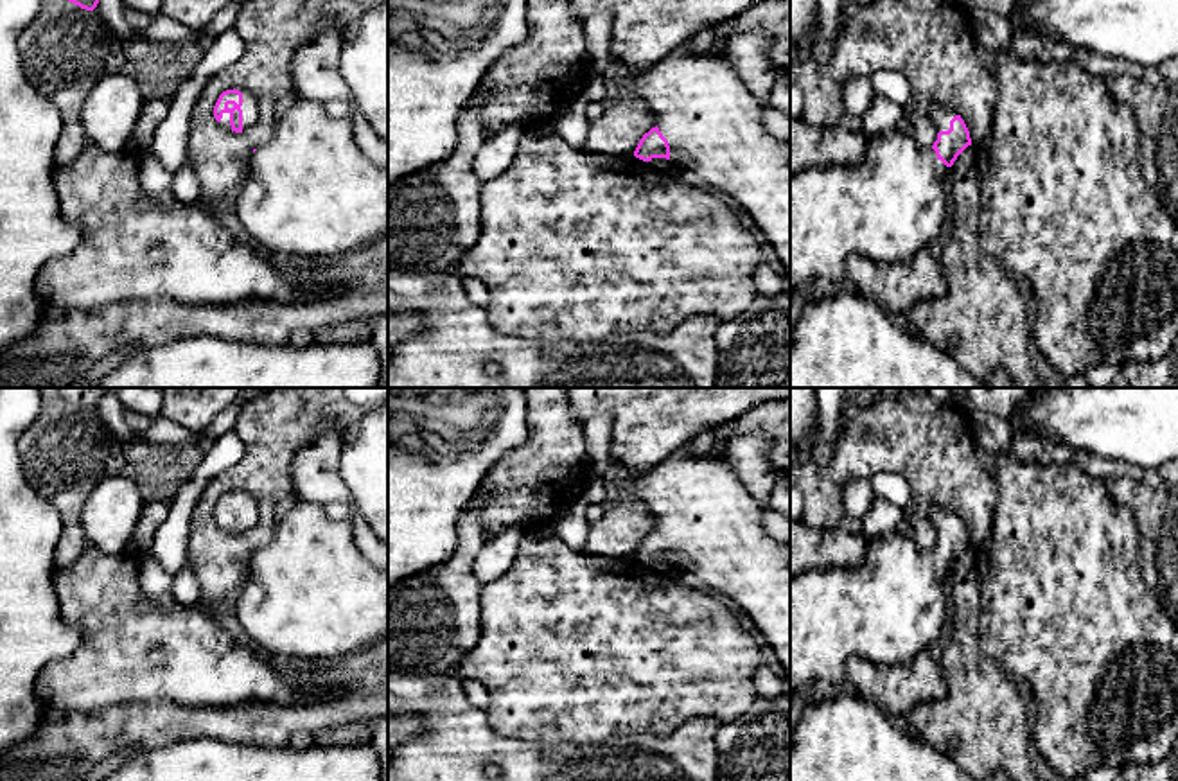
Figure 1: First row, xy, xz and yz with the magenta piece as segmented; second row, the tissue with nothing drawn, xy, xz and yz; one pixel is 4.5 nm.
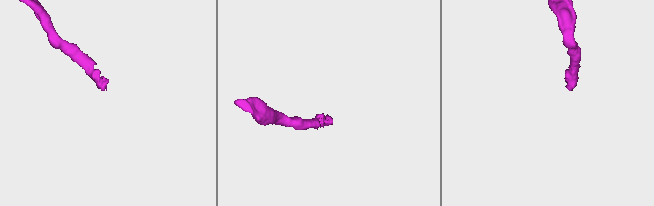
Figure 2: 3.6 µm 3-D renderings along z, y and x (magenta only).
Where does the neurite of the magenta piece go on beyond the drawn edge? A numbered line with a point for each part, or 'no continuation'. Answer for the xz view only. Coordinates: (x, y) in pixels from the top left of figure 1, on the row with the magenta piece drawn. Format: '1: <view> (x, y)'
1: xz (713, 122)

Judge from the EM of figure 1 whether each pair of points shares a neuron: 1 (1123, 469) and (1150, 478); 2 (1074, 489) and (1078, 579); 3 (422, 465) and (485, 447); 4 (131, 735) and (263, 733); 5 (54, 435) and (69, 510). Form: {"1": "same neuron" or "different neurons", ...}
{"1": "same neuron", "2": "same neuron", "3": "same neuron", "4": "same neuron", "5": "same neuron"}

